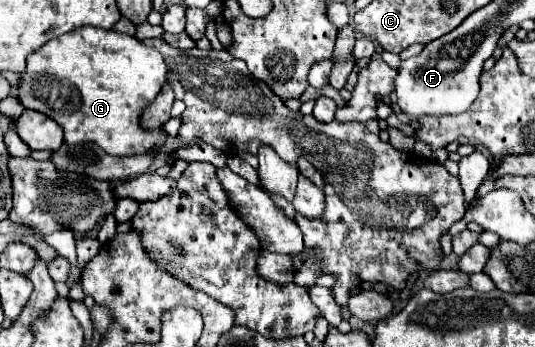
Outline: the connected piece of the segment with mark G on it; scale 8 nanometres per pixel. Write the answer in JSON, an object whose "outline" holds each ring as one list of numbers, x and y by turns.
{"outline":[[80,27,58,39,50,39,50,43,28,55,26,69,20,73,16,97,26,109,52,117,64,129,66,143,96,143,110,155,142,155,154,147,160,131,142,129,140,115,144,107,150,105,160,93,164,81,166,63,154,47,148,47,136,37,112,29,106,31,98,27]]}

